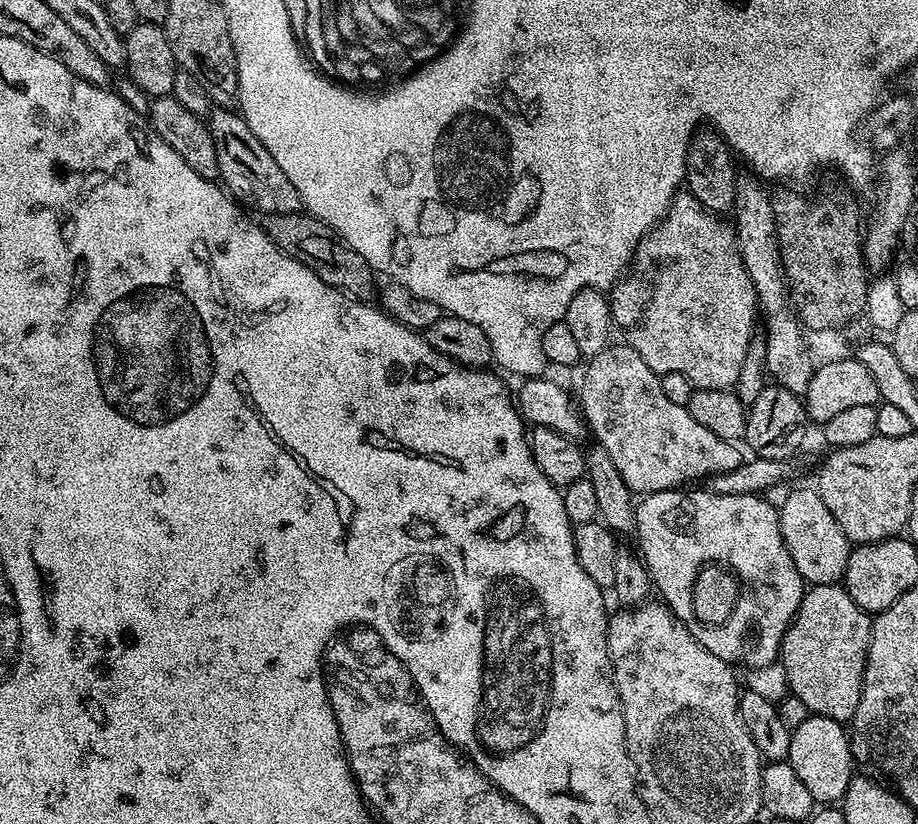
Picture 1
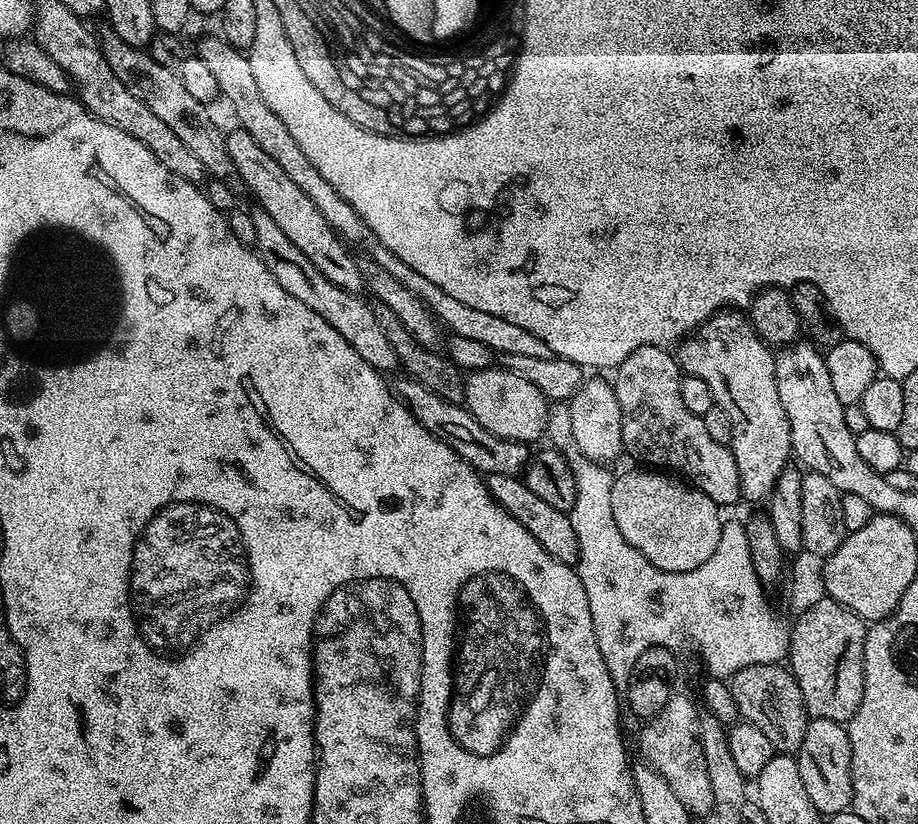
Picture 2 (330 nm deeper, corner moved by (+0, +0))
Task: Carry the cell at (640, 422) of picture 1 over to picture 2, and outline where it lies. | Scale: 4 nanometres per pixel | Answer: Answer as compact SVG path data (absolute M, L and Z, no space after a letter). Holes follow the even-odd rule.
M659 344L642 346L614 369L627 455L637 456L644 463L641 465L679 474L691 487L706 493L717 506L741 503L738 462L732 449L722 442L714 442L706 431L704 417L690 414L690 410L682 406L682 397L678 394L682 369L677 357L668 352L671 351Z

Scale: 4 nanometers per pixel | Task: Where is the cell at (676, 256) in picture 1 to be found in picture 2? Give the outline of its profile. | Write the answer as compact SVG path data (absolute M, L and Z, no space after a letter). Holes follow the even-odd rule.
M721 310L691 333L679 348L681 369L689 376L705 380L710 394L714 394L716 407L726 410L730 418L730 447L738 462L743 499L767 501L778 482L778 474L789 467L793 455L790 422L786 410L782 410L782 398L778 398L775 361L769 345L739 311Z

